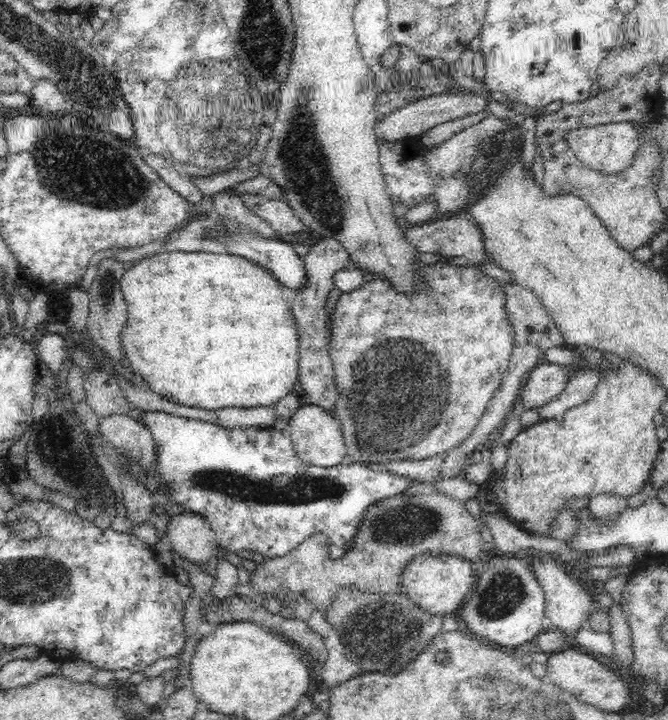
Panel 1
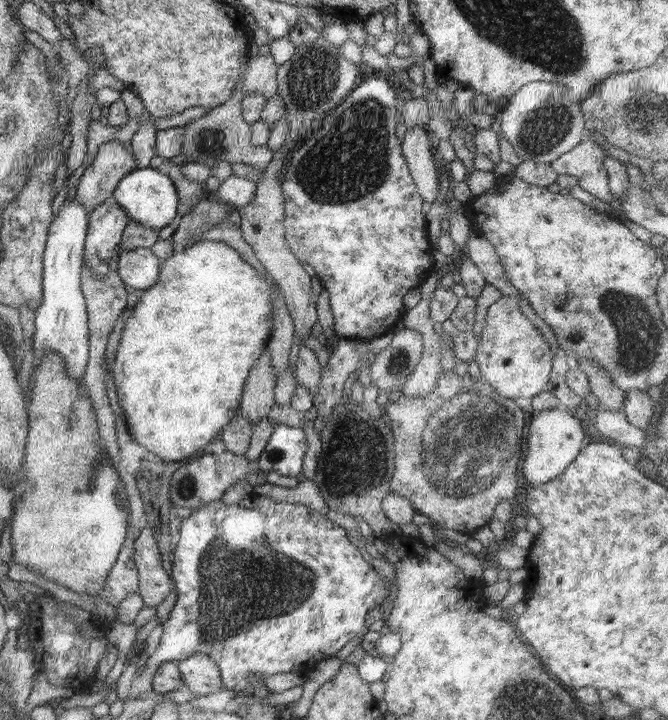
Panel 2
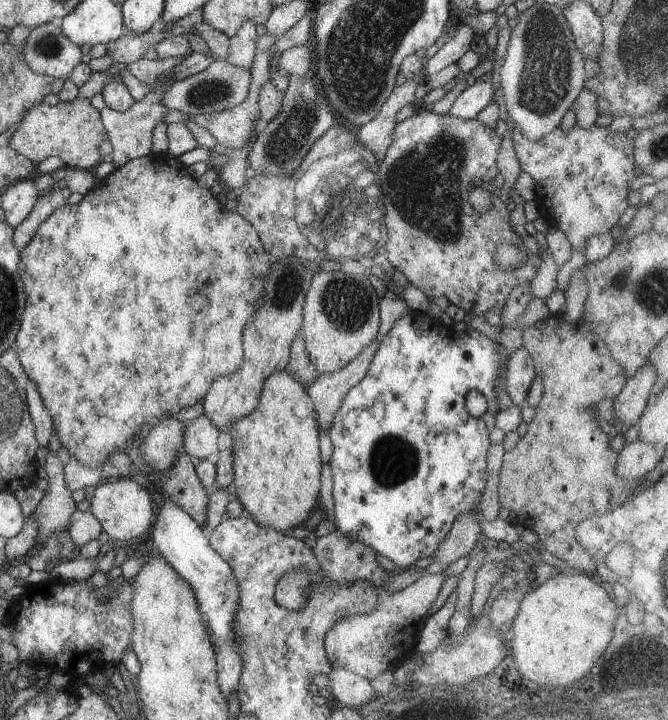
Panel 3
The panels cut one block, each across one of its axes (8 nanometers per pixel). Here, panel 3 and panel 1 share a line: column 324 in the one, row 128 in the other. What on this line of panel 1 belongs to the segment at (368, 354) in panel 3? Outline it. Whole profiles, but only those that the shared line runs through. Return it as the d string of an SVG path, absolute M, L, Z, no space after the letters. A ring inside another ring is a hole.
M487 90L487 92L479 91L474 93L473 96L472 94L462 96L462 94L444 93L397 108L389 112L382 120L379 120L375 124L376 136L378 138L384 138L384 140L387 141L405 140L409 137L421 135L422 132L425 133L429 128L434 128L434 126L438 126L438 124L444 124L444 122L448 122L449 120L487 110L486 107L490 102L492 103L494 99L497 101L502 99L500 95L490 92L490 90Z

